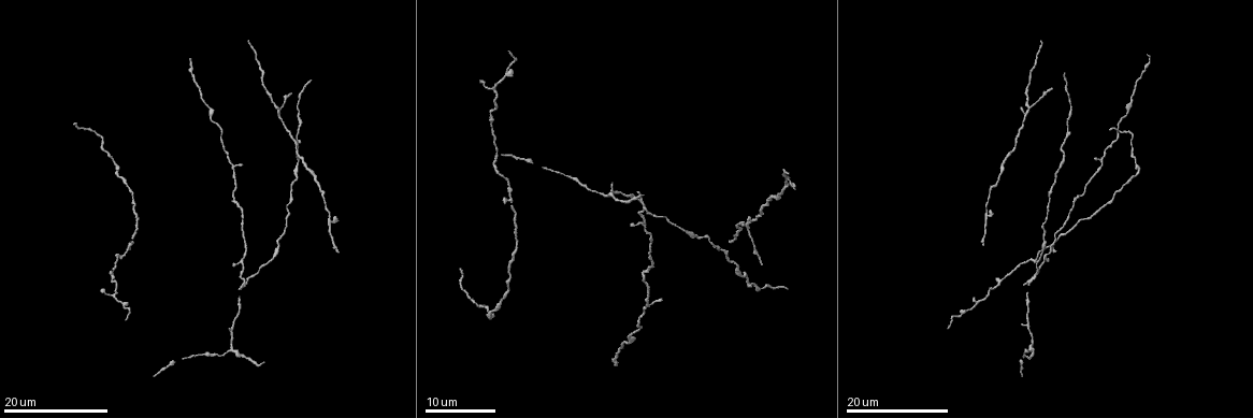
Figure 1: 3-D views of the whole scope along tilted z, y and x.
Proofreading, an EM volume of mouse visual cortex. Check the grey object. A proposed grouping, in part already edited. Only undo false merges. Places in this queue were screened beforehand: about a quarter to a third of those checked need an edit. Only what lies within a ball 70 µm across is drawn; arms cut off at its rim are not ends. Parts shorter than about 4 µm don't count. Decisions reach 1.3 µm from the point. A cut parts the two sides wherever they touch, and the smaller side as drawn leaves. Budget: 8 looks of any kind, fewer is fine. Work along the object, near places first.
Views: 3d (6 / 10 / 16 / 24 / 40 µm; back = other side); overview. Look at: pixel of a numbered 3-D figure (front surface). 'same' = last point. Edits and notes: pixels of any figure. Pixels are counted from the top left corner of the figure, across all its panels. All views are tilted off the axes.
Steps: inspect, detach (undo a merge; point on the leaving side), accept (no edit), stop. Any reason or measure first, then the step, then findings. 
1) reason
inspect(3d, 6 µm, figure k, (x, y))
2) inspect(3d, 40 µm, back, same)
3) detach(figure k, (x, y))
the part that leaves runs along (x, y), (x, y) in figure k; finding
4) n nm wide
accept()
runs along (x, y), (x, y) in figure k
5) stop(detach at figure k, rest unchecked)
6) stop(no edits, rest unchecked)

thick turns thin
inspect(3d, 24 µm, figure 1, (118, 174))

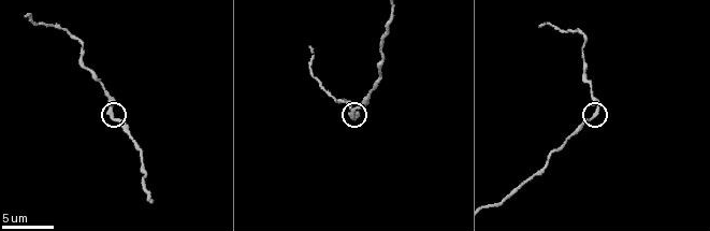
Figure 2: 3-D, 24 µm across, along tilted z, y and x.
inspect(3d, 6 µm, figure 2, (595, 113))

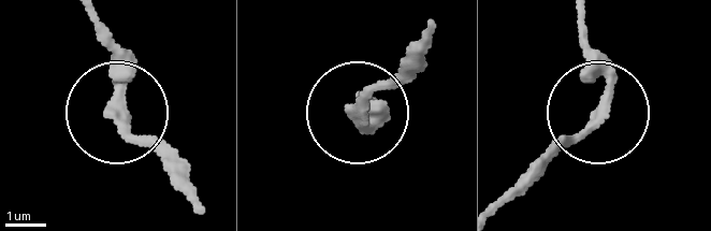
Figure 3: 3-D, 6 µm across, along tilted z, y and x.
accept()
runs along (188, 195), (125, 119), (119, 58), (97, 16) in figure 3; one cell here

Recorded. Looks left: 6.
three arms meet
inspect(3d, 16 µm, figure 1, (230, 349))

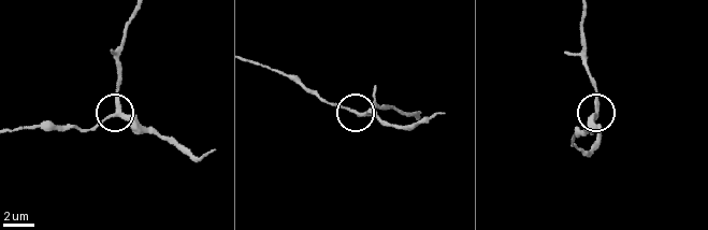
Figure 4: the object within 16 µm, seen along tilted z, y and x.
inspect(3d, 6 µm, figure 4, (114, 114))

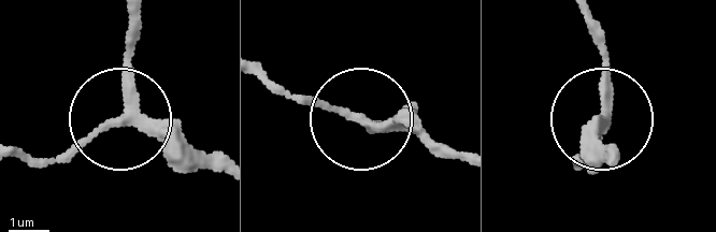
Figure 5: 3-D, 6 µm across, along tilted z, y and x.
accept()
runs along (130, 19), (124, 119), (160, 126), (201, 160) in figure 5; all the same cell

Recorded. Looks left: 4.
three arms meet
inspect(3d, 24 µm, figure 1, (646, 207))

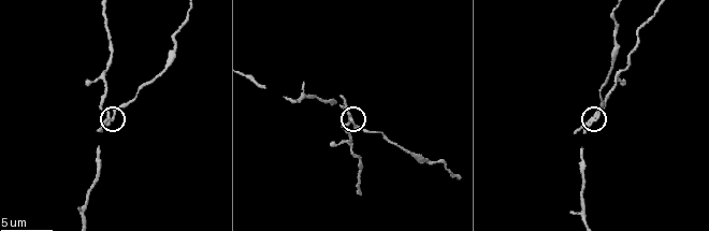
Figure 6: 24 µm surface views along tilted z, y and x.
inspect(3d, 10 µm, figure 6, (596, 118))

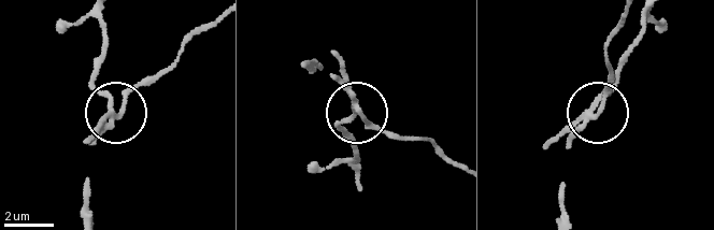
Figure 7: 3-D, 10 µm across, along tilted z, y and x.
210 nm wide
detach(figure 7, (344, 63))
the part that leaves runs along (583, 120), (603, 94), (610, 41), (625, 15) in figure 7; two cells meet here

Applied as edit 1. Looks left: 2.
stop(detach at figure 7, rest unchecked)

